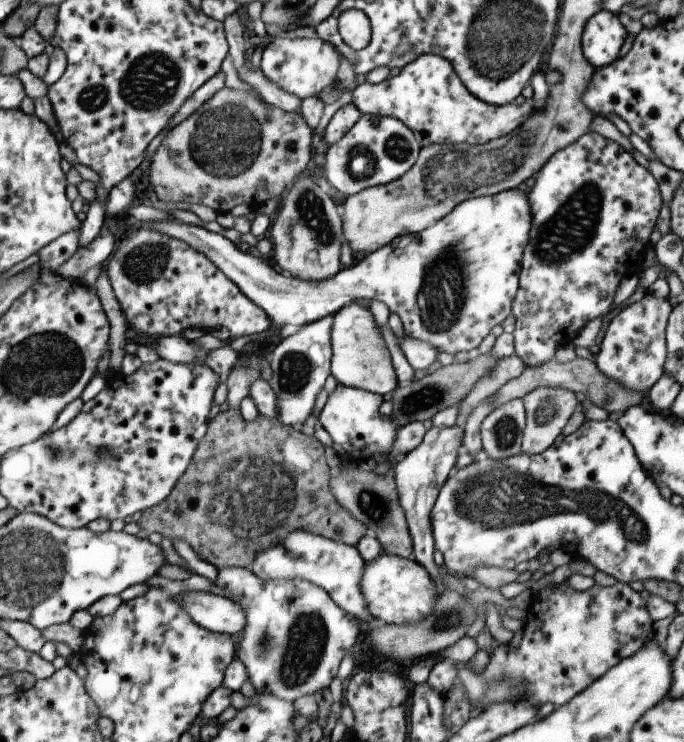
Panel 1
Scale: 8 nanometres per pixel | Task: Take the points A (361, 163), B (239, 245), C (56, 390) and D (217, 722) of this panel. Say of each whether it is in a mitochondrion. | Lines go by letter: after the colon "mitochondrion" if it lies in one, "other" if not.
A: mitochondrion
B: other
C: mitochondrion
D: other

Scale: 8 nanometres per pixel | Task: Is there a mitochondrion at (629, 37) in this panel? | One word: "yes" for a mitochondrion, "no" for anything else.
no

